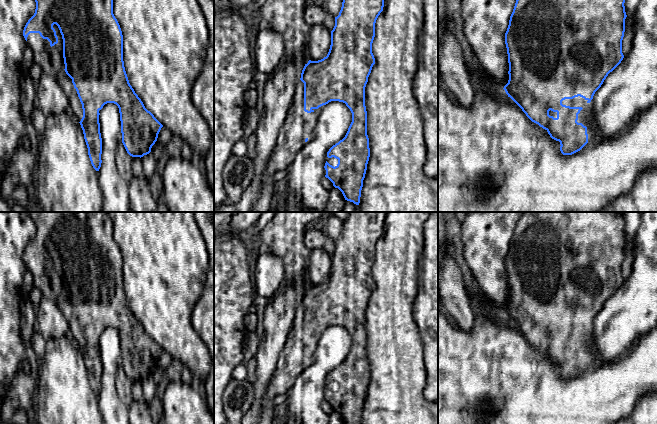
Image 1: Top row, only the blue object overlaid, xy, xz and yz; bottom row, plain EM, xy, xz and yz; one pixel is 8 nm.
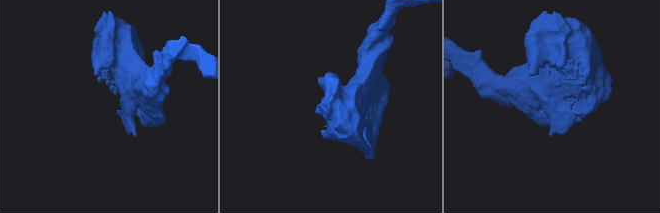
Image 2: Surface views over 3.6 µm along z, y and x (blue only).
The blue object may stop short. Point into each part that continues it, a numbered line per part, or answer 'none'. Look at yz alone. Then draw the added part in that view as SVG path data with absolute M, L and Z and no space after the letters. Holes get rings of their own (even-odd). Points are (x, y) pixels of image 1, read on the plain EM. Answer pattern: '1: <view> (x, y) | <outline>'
1: yz (585, 340) | M578 320L573 323L565 323L562 325L562 328L570 331L583 332L578 338L577 346L582 347L587 351L588 367L590 367L596 360L596 347L592 338L593 323L590 327L588 327L587 325L588 324L585 324L584 322Z

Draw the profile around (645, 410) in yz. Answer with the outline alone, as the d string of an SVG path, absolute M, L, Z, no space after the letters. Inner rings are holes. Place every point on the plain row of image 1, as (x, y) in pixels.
M657 393L641 396L629 416L614 424L657 424Z

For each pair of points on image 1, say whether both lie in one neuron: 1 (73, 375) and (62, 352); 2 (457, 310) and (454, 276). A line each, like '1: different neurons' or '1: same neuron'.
1: same neuron
2: same neuron

